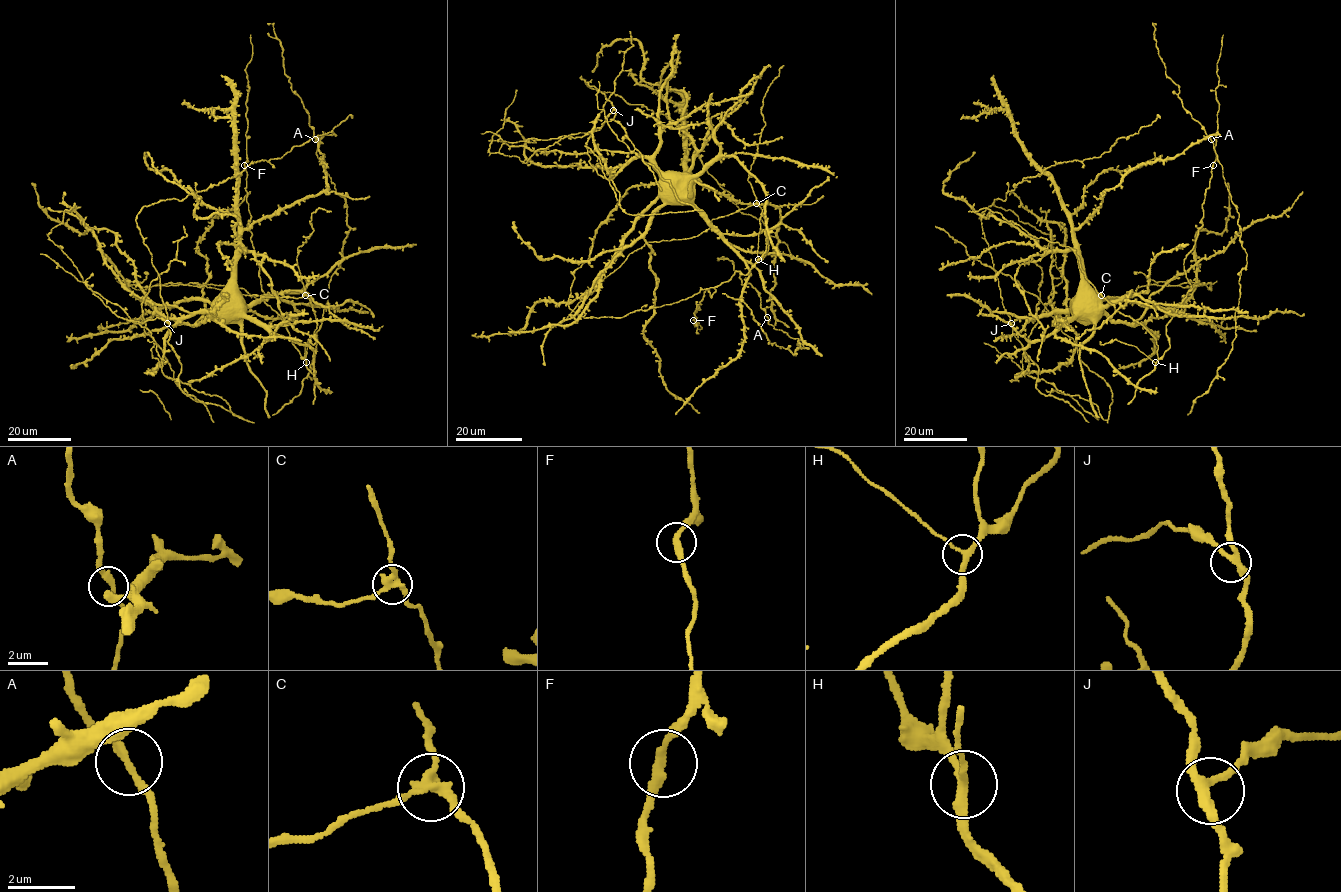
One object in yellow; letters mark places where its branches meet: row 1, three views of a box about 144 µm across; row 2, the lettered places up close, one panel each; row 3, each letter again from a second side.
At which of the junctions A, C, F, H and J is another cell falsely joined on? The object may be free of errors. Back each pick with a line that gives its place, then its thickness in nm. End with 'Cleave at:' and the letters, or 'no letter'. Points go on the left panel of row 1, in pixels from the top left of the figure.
C: (305, 295) | 260 nm
Cleave at: C

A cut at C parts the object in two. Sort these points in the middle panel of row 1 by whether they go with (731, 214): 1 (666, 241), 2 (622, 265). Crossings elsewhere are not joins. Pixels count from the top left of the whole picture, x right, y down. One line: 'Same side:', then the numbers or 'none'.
Same side: 1, 2

